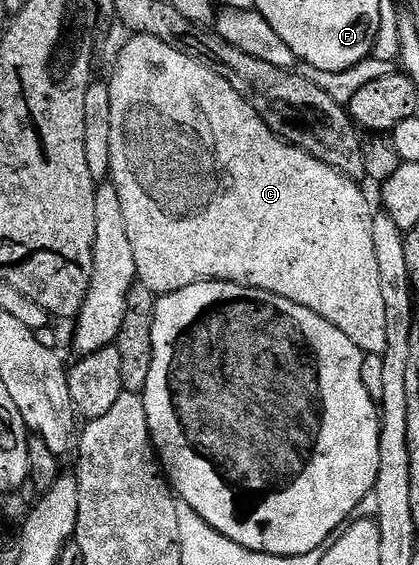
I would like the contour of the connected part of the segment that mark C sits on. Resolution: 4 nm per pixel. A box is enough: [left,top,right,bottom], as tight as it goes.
[107,34,388,355]

